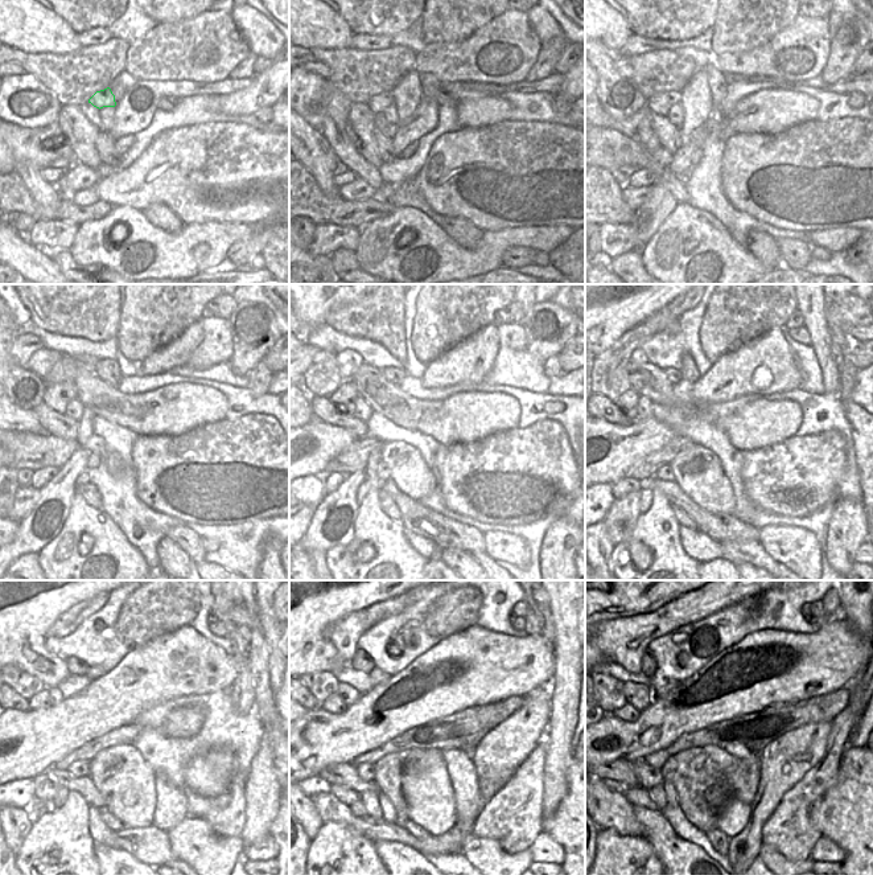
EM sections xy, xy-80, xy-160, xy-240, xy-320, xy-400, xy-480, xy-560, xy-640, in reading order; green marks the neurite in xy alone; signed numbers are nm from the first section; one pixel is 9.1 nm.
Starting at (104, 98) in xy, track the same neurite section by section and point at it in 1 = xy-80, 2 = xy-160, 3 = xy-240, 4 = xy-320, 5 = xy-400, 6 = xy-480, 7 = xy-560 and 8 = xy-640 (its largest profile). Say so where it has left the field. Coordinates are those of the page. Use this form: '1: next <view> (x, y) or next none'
1: next xy-80 (378, 103)
2: next xy-160 (661, 103)
3: next xy-240 (57, 395)
4: next xy-320 (345, 397)
5: next xy-400 (629, 401)
6: next xy-480 (40, 701)
7: next xy-560 (334, 705)
8: next xy-640 (628, 713)

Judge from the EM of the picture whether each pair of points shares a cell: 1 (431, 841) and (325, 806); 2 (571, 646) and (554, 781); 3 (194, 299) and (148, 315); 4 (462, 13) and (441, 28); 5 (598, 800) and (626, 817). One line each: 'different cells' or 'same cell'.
1: same cell
2: same cell
3: same cell
4: same cell
5: same cell

